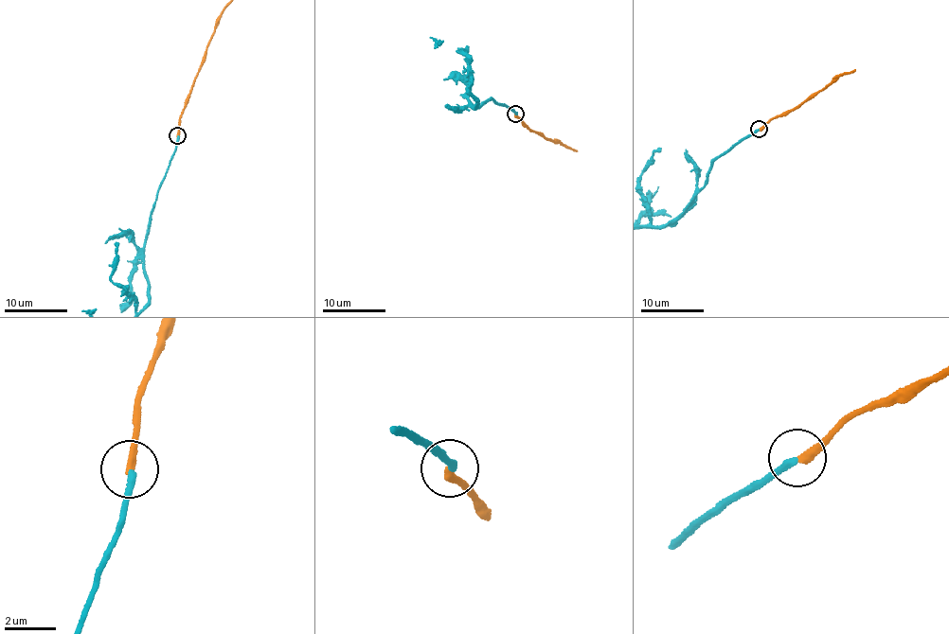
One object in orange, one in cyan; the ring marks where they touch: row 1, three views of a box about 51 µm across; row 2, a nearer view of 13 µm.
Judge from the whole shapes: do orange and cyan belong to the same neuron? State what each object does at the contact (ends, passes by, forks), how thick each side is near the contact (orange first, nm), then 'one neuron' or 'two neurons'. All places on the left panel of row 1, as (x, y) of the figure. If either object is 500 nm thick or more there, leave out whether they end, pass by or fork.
orange ends there; cyan ends there; 320 nm thick on the orange side, 260 nm on the other; two neurons

